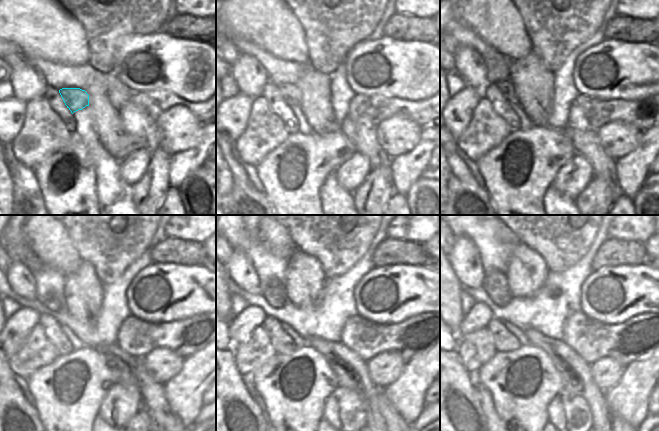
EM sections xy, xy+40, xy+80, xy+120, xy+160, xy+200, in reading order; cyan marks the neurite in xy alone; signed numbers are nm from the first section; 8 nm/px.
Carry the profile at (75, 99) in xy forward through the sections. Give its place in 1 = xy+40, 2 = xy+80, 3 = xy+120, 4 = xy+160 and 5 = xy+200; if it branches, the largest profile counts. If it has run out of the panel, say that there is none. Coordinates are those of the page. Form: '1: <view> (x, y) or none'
1: xy+40 (291, 94)
2: xy+80 (506, 87)
3: xy+120 (55, 305)
4: xy+160 (274, 292)
5: xy+200 (494, 283)

